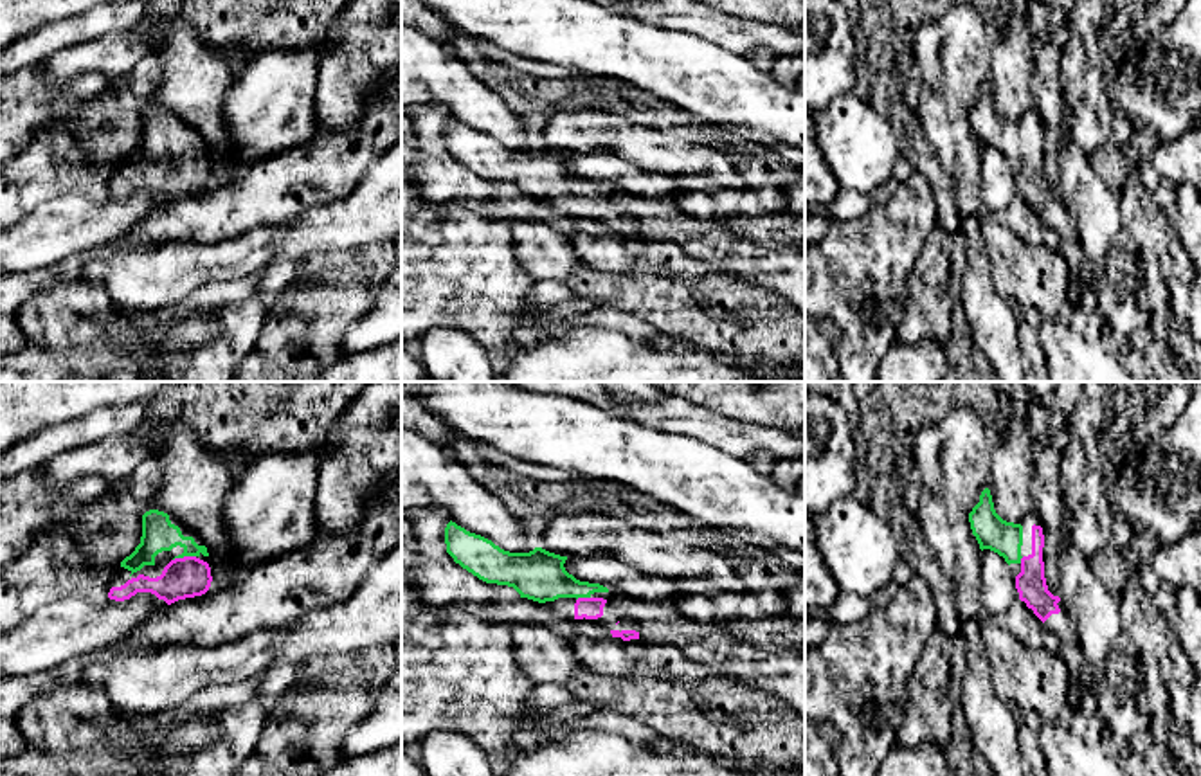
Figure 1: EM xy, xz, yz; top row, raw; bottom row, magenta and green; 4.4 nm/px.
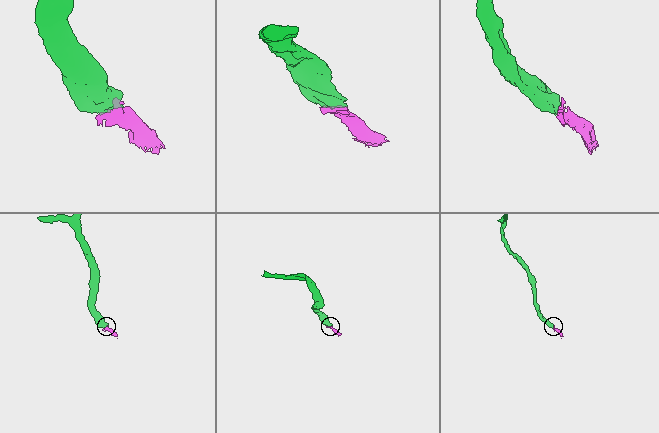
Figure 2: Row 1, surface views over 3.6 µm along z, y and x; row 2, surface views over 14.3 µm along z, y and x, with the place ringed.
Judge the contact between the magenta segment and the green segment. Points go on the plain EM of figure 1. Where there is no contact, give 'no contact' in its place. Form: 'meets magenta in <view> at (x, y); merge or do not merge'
meets magenta in xy at (184, 153); merge

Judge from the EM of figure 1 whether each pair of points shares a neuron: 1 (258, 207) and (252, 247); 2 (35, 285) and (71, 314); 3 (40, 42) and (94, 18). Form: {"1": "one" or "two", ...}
{"1": "two", "2": "two", "3": "one"}

